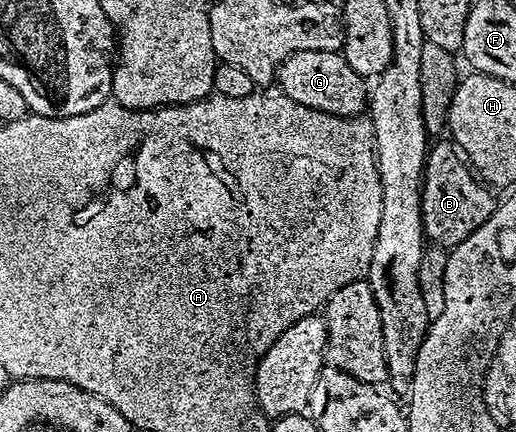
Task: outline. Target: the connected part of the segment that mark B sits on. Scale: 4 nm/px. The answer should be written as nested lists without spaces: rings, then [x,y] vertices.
[[[451,139],[440,140],[437,144],[435,141],[428,154],[420,189],[420,216],[424,220],[425,237],[436,244],[461,244],[496,213],[498,200],[492,197],[491,191],[487,183],[478,179]]]

